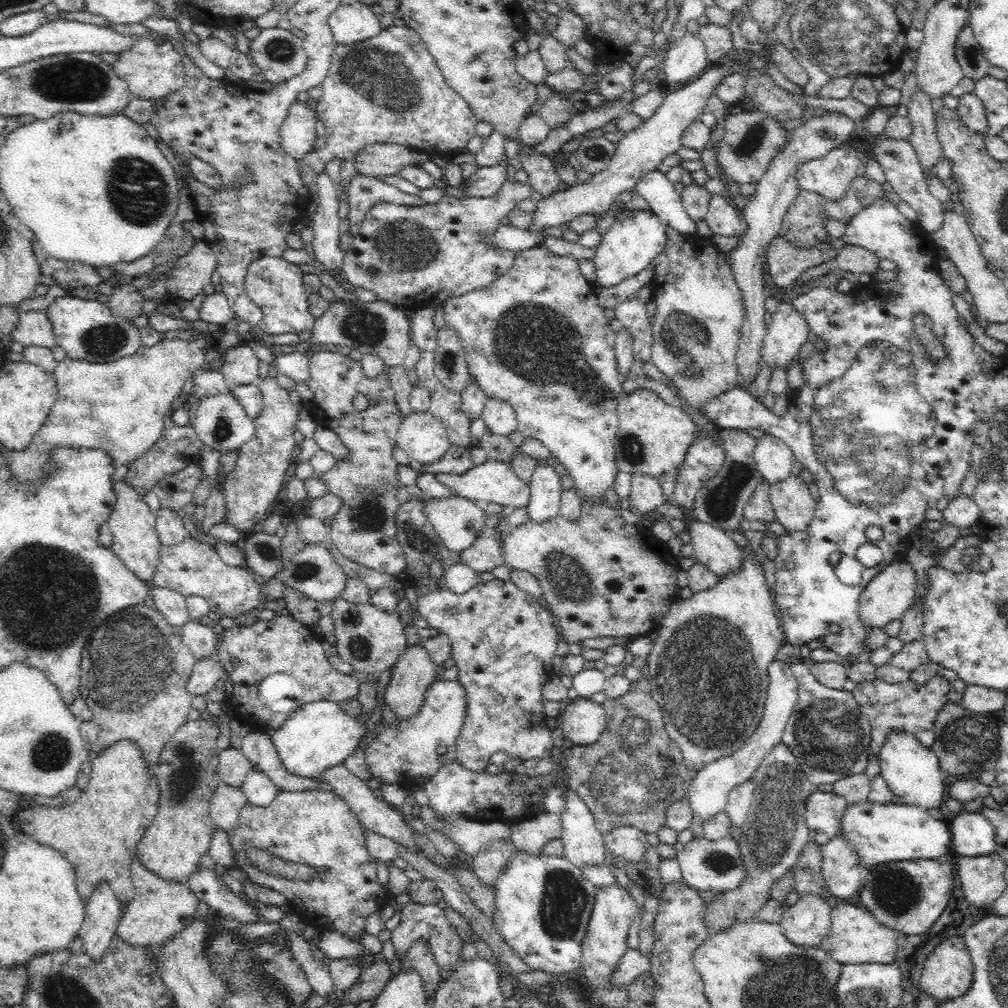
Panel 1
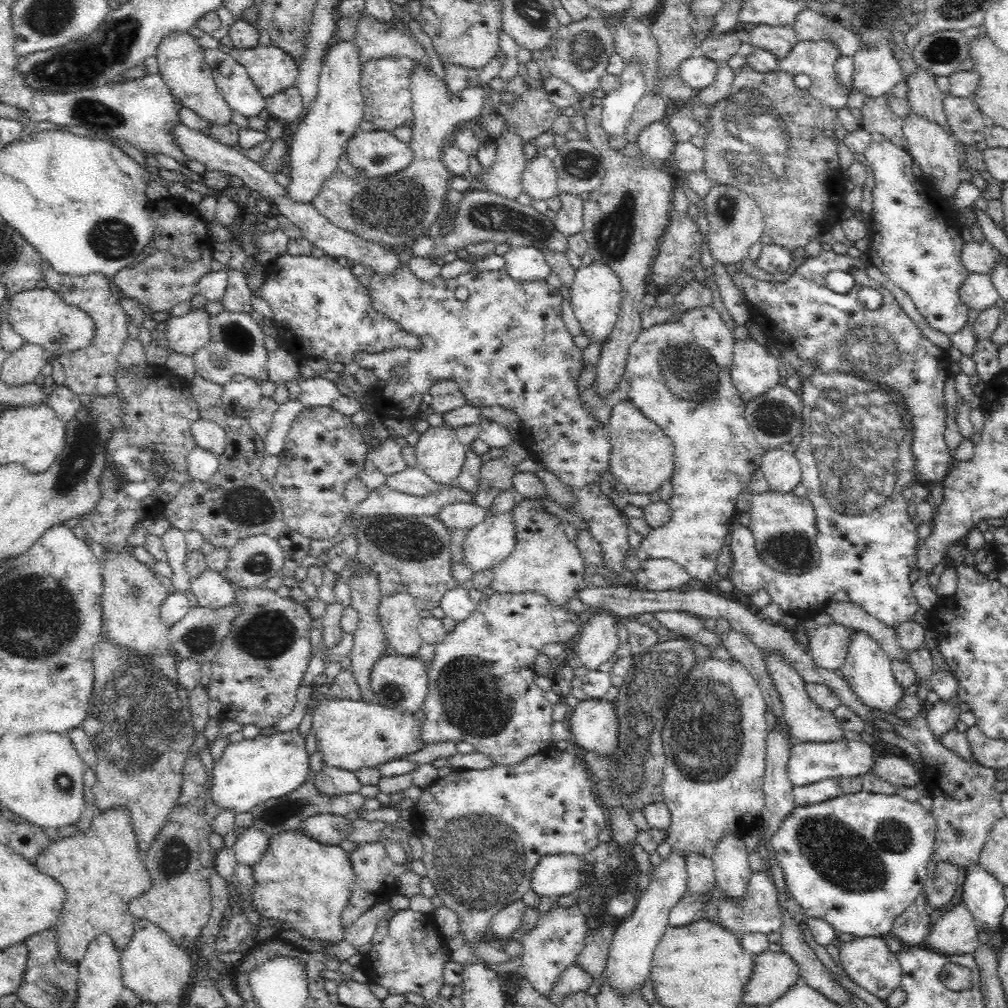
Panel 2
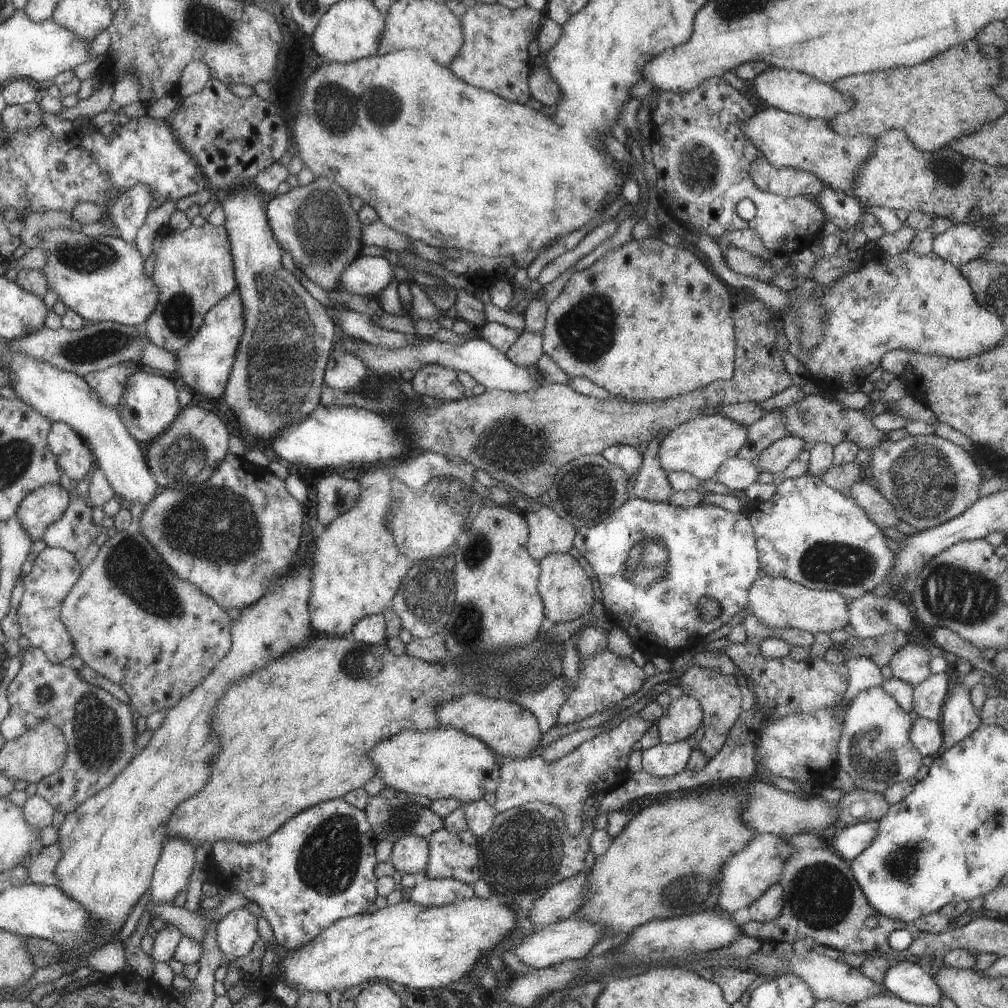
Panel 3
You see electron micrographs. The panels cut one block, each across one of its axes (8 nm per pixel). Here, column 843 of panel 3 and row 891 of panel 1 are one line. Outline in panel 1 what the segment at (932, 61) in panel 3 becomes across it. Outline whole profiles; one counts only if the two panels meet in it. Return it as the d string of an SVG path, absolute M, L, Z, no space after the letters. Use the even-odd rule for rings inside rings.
M125 739L122 742L113 743L100 754L94 755L88 788L84 789L84 794L78 798L78 802L66 808L44 808L44 806L28 808L18 814L18 822L20 822L18 828L28 834L31 839L56 849L70 860L75 870L76 891L85 906L88 905L89 897L98 884L102 883L108 884L122 906L128 906L135 896L130 864L136 859L137 846L145 830L148 830L154 822L158 801L159 790L152 769L144 762L139 747L134 742Z

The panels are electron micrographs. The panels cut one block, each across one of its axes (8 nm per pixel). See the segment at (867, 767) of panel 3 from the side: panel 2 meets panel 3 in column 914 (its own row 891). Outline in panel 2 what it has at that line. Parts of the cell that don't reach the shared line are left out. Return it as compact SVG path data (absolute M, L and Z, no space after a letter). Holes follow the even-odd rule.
M764 871L760 874L751 874L748 885L748 896L740 904L732 904L728 898L722 896L718 904L718 919L720 925L736 936L746 932L760 932L760 934L781 933L783 926L782 912L775 892L775 884L772 884Z

